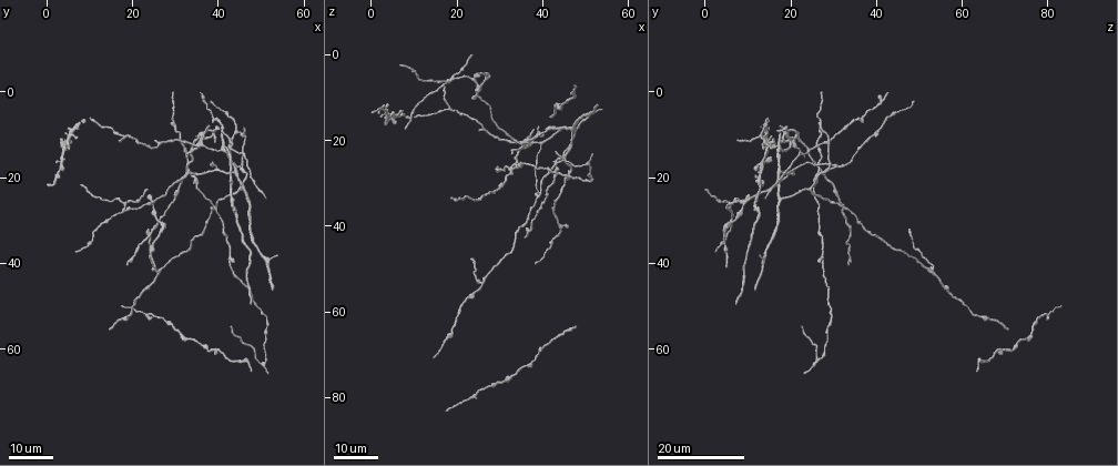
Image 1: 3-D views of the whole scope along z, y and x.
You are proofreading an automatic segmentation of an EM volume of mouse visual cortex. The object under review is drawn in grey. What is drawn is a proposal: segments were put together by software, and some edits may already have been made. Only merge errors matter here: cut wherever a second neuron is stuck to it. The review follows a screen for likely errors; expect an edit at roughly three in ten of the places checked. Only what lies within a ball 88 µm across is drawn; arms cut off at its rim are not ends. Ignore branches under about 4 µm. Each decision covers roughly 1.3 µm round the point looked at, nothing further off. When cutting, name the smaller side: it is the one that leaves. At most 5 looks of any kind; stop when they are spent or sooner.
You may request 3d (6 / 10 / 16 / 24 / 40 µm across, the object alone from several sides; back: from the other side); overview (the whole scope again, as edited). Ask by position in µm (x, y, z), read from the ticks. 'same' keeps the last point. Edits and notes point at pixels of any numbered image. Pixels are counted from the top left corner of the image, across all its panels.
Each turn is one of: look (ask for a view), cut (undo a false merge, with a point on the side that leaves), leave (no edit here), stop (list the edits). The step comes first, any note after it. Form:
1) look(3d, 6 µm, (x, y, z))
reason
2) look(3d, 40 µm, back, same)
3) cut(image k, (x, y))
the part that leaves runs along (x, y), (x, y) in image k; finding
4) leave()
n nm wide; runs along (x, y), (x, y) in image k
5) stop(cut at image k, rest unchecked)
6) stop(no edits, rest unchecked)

look(3d, 16 µm, (46.0, 17.5, 28.5))
three-way junction

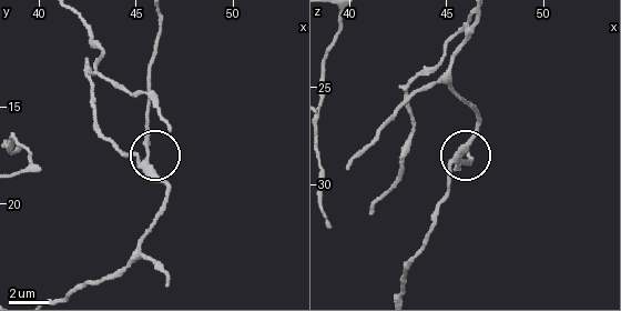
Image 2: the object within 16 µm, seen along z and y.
look(3d, 6 µm, (45.5, 17.8, 28.8))

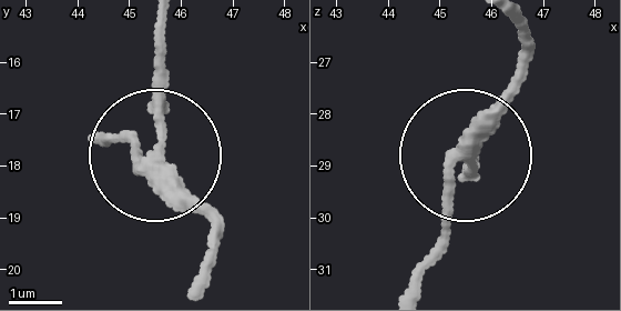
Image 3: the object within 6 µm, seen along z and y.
leave()
250 nm wide; runs along (205, 268), (213, 228), (156, 161), (165, 29) in image 3; all the same neuron

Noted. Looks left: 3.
look(3d, 24 µm, (32.5, 17.5, 27.0))
three arms meet

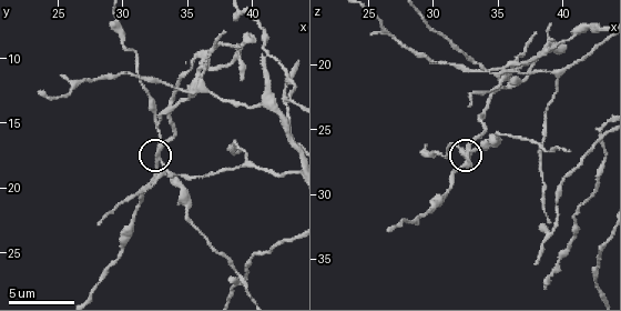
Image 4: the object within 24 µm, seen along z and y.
look(3d, 6 µm, (33.0, 18.2, 26.8))
closer look

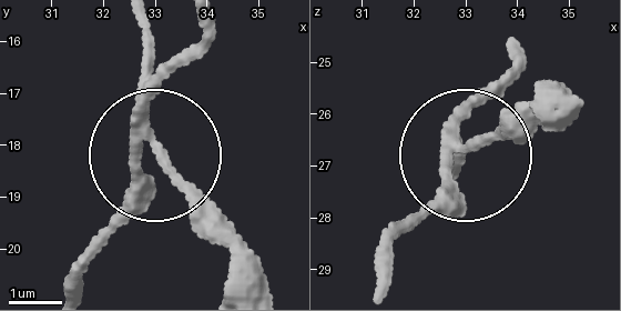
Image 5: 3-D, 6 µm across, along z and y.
cut(image 5, (140, 183))
3 arms; the part that leaves runs along (136, 123), (202, 21) in image 5; a second neuron is stuck on

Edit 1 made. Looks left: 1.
stop(cut at image 5, rest unchecked)

